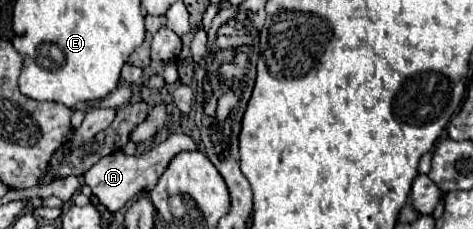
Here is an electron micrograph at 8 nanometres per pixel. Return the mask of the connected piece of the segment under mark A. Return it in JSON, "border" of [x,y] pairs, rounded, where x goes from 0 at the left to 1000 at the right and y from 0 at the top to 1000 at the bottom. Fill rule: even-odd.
{"border":[[[376,581],[376,590],[359,590],[351,616],[330,633],[321,659],[313,659],[304,677],[292,677],[292,686],[271,686],[258,659],[249,659],[249,668],[237,668],[228,686],[216,686],[203,721],[195,721],[186,738],[186,755],[178,764],[178,799],[195,825],[195,843],[211,869],[211,886],[233,930],[245,930],[300,825],[317,834],[330,808],[330,790],[338,782],[338,764],[347,755],[347,738],[359,721],[364,686],[372,686],[372,668],[385,668],[385,659],[397,659],[397,651],[419,659],[419,624],[402,590]]]}

